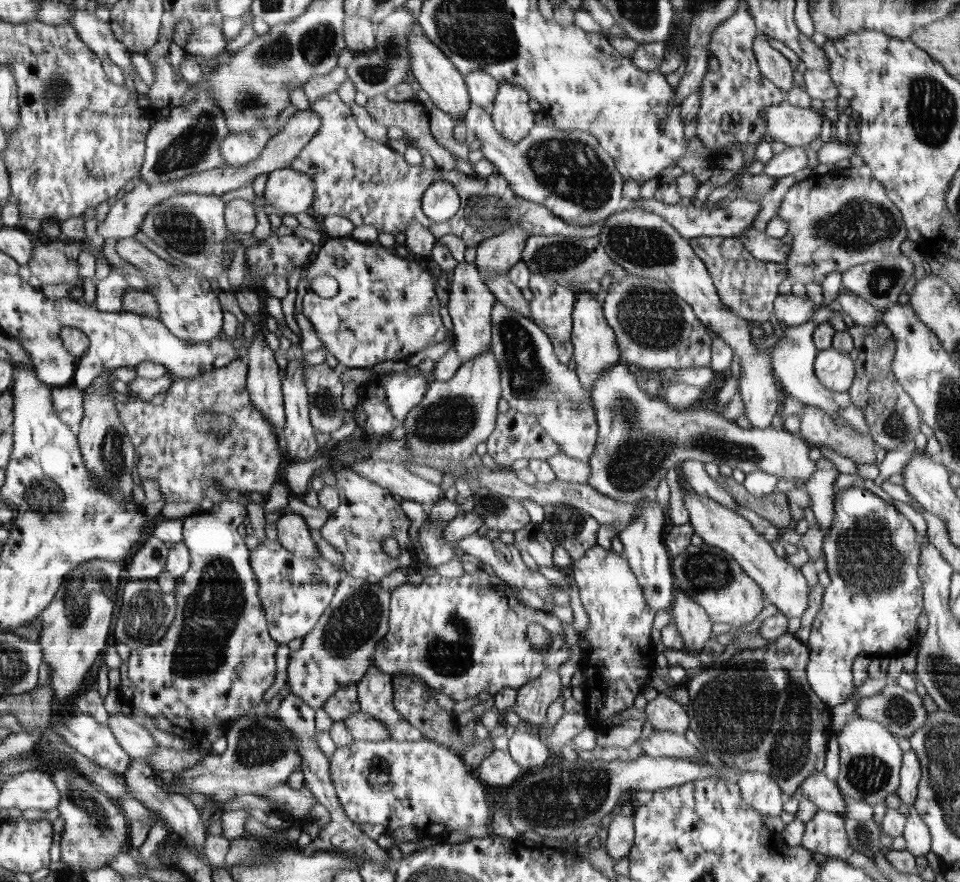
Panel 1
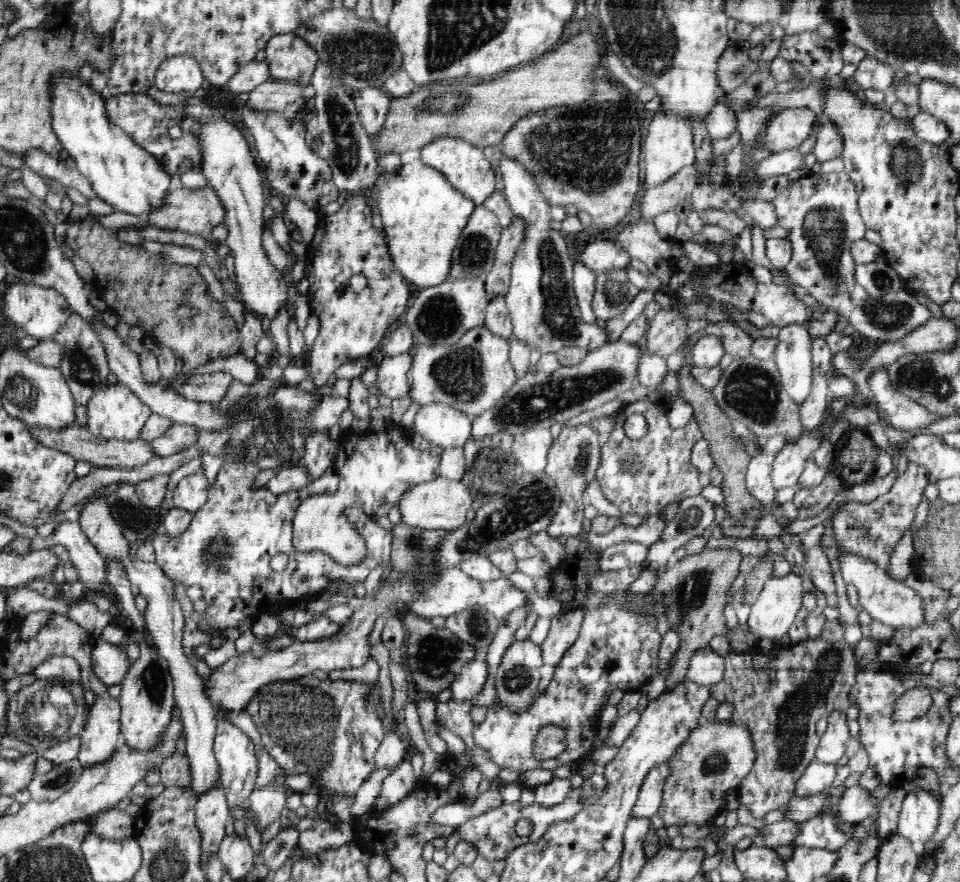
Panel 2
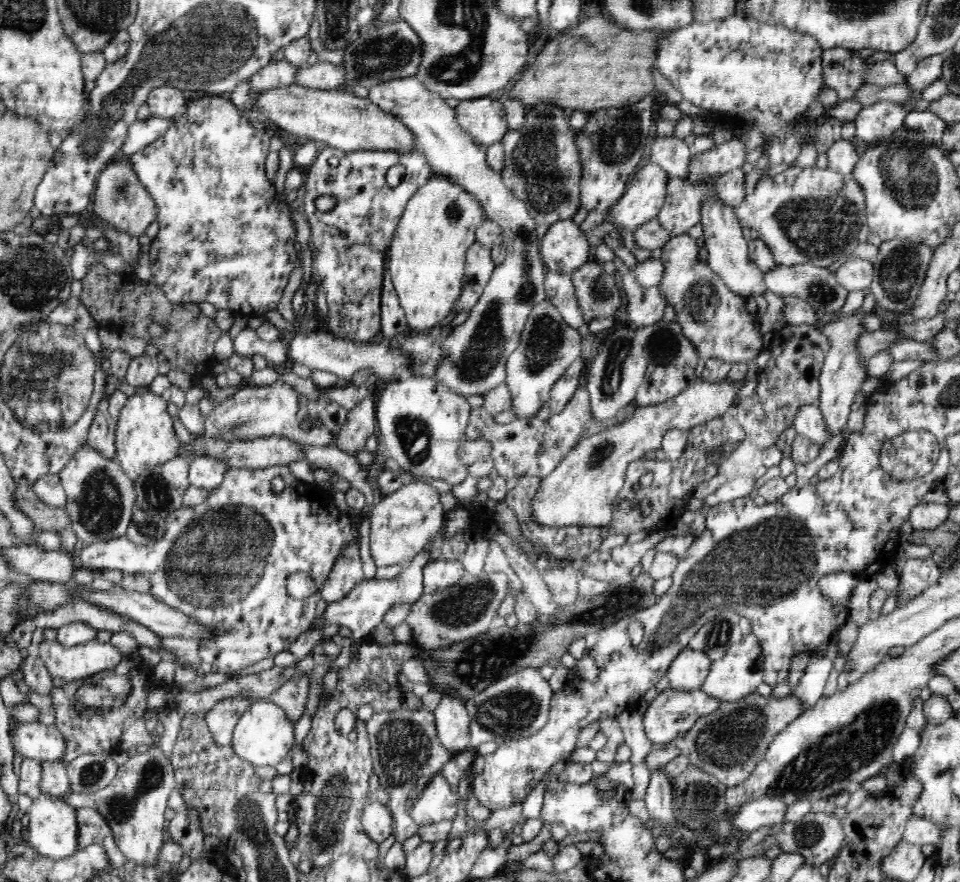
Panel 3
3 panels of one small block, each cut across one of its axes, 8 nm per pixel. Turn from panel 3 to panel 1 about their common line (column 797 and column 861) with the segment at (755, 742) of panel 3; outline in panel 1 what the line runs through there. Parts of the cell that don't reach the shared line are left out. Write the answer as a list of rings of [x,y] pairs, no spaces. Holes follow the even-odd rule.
[[[887,686],[866,698],[857,701],[855,716],[876,720],[884,724],[896,738],[910,738],[926,722],[927,711],[924,709],[924,701],[918,696],[917,692],[908,692],[902,686]]]

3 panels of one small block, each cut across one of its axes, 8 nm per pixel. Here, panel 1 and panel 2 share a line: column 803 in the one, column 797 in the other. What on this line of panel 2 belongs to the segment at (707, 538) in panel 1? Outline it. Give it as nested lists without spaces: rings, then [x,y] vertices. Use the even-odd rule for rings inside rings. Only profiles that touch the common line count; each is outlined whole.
[[[790,571],[785,576],[771,577],[765,582],[756,602],[751,605],[750,617],[744,627],[752,643],[756,644],[764,638],[776,643],[788,632],[796,620],[798,610],[802,608],[802,592],[805,592],[806,580],[805,576],[796,575]]]

